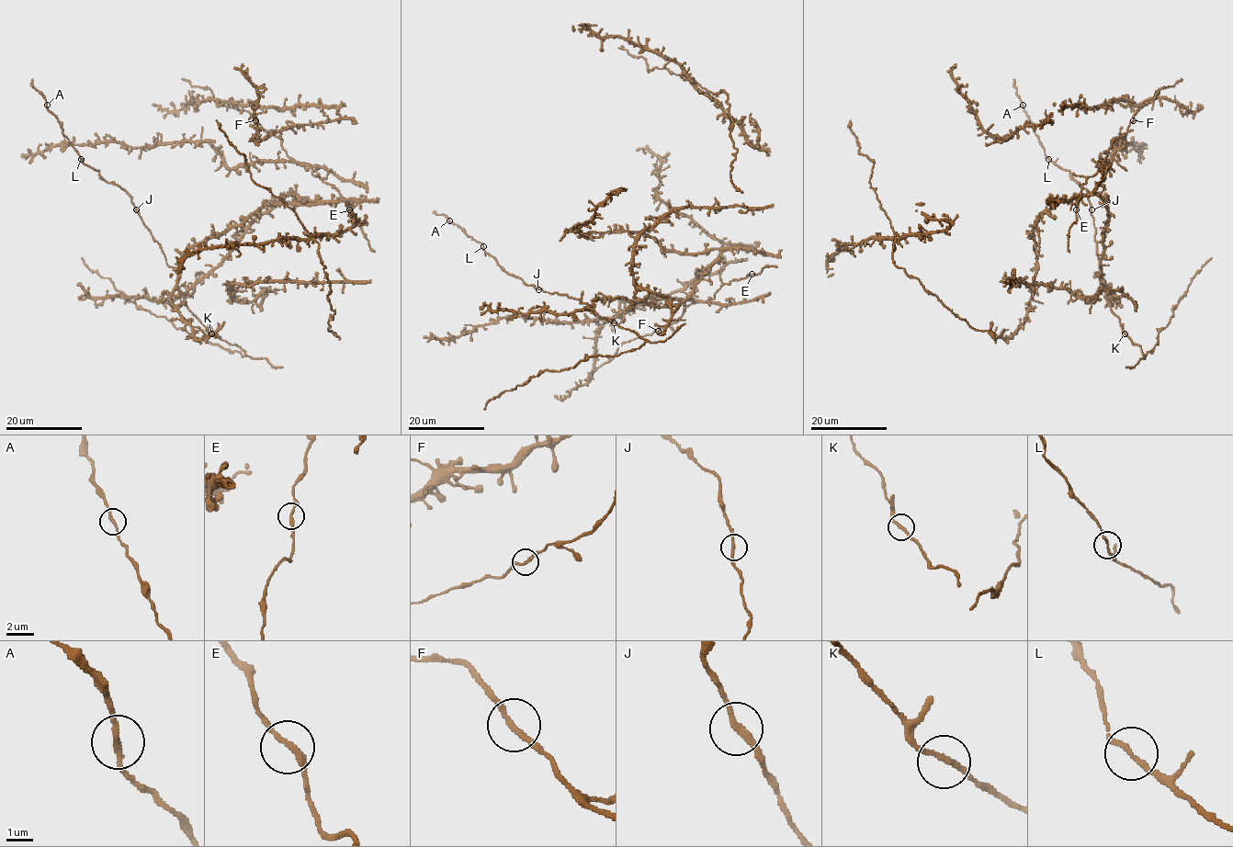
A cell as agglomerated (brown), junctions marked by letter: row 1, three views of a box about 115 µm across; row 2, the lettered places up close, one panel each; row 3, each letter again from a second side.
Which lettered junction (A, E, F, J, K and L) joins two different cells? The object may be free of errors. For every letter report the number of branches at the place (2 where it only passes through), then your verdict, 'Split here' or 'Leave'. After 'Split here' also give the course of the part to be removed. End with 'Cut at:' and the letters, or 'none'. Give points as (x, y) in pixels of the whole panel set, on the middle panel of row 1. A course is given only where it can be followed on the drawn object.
A: Branches: 2. Leave
E: Branches: 2. Leave
F: Branches: 2. Leave
J: Branches: 2. Leave
K: Branches: 2. Leave
L: Branches: 2. Leave
Cut at: none

